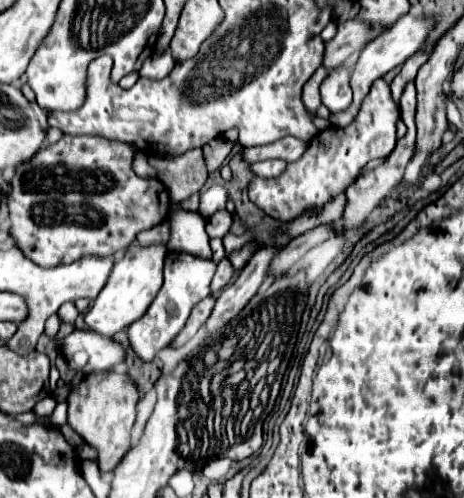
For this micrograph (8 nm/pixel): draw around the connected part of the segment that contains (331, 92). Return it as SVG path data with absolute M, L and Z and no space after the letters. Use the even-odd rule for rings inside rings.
M336 68L328 74L328 78L320 86L322 104L332 112L338 114L346 110L352 102L352 90L350 90L350 72L348 68Z

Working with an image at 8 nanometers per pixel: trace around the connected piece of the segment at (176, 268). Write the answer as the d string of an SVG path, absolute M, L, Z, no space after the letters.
M168 252L164 260L164 286L160 288L158 296L150 304L148 312L128 326L128 338L134 352L144 360L150 362L162 348L170 346L170 342L178 336L184 328L192 308L210 294L210 282L216 272L216 262L198 258L192 254L182 252Z

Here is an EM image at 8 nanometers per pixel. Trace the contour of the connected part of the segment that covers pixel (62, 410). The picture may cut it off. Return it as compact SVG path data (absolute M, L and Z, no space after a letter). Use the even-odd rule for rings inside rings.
M58 402L56 408L54 408L54 412L52 412L52 416L50 416L50 424L56 426L56 428L60 428L66 422L68 422L68 418L66 418L66 402Z

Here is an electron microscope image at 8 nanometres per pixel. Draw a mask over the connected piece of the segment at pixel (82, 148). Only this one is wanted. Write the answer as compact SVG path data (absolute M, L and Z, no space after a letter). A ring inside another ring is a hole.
M64 134L58 142L54 144L48 144L44 148L40 148L30 160L22 162L16 166L16 172L14 172L14 178L10 180L10 200L8 200L8 222L10 222L10 238L14 240L14 246L22 250L24 256L28 256L34 264L40 264L40 266L46 266L46 268L52 268L52 266L58 266L58 264L70 264L82 256L88 256L88 254L98 254L98 256L108 256L108 254L114 254L114 252L120 252L120 250L126 250L138 232L142 230L148 230L148 228L154 228L158 226L166 214L168 214L168 208L170 208L170 200L166 196L166 188L160 180L156 178L140 178L134 170L132 170L132 162L134 162L134 156L136 156L136 148L128 142L120 142L120 140L110 140L106 136L70 136L70 134Z

